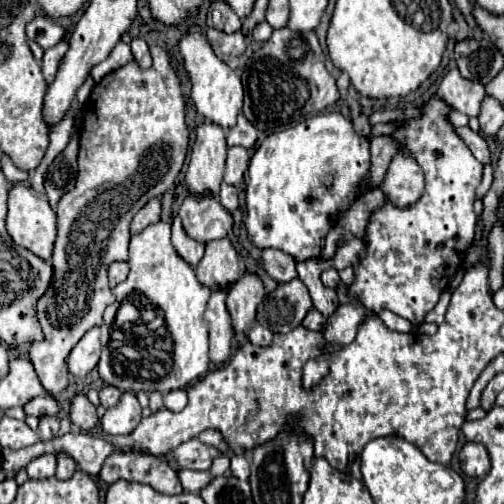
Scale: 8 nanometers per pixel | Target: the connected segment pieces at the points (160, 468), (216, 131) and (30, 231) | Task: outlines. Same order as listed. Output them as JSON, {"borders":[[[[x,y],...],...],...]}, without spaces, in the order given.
{"borders":[[[[112,452],[102,470],[100,478],[106,484],[114,480],[136,480],[150,484],[156,492],[162,494],[182,494],[184,488],[178,486],[176,472],[166,464],[162,456],[148,456],[144,452]]],[[[208,120],[198,124],[186,172],[186,184],[192,194],[200,196],[204,192],[212,192],[214,196],[218,196],[224,174],[226,148],[224,130],[218,124]]],[[[12,184],[8,190],[8,216],[6,216],[6,228],[12,240],[18,246],[28,248],[36,256],[50,260],[52,258],[52,246],[56,240],[56,214],[52,212],[48,200],[42,200],[36,196],[36,192],[24,184]]]]}

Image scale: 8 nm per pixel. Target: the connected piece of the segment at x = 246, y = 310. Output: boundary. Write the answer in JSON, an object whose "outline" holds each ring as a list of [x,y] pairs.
{"outline":[[[246,272],[240,280],[228,286],[226,306],[232,316],[232,324],[238,332],[248,330],[248,324],[254,322],[254,314],[262,298],[264,298],[264,284],[254,272]]]}

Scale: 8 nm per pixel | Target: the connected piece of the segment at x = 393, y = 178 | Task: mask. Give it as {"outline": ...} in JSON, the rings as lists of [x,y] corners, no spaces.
{"outline":[[[396,154],[386,172],[382,192],[400,208],[412,204],[424,192],[424,174],[414,158],[406,154]]]}

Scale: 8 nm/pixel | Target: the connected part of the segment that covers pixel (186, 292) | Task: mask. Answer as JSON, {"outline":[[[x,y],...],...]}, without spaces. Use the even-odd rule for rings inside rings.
{"outline":[[[158,220],[154,224],[148,224],[142,232],[132,234],[130,238],[130,274],[124,282],[120,282],[114,288],[116,294],[116,304],[110,304],[104,312],[104,326],[102,326],[102,356],[98,362],[98,372],[100,378],[104,380],[104,384],[114,384],[116,388],[124,390],[144,390],[144,392],[170,392],[170,390],[178,390],[190,382],[194,382],[196,378],[204,376],[208,372],[208,328],[206,328],[206,320],[204,320],[204,310],[206,310],[206,300],[210,296],[210,288],[200,284],[200,280],[196,278],[194,268],[176,252],[176,248],[172,246],[170,240],[170,222]],[[132,294],[144,294],[160,312],[164,312],[164,330],[160,334],[160,342],[156,340],[152,346],[146,346],[146,352],[154,352],[158,358],[158,362],[162,362],[162,366],[166,368],[166,376],[164,378],[156,378],[156,380],[146,380],[146,378],[136,378],[136,376],[118,376],[112,370],[112,352],[110,352],[110,336],[112,336],[112,326],[114,326],[114,316],[116,310],[120,308],[122,300]]]}

